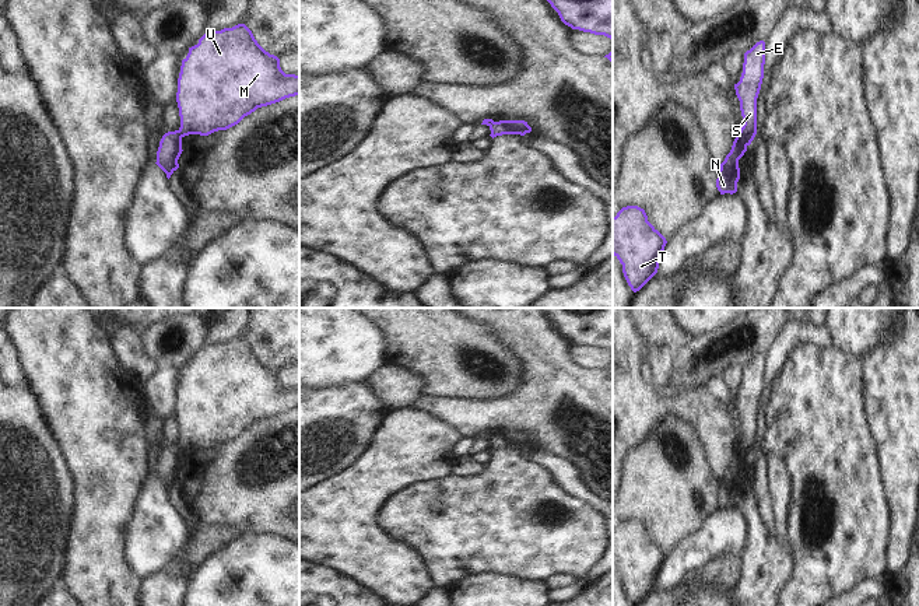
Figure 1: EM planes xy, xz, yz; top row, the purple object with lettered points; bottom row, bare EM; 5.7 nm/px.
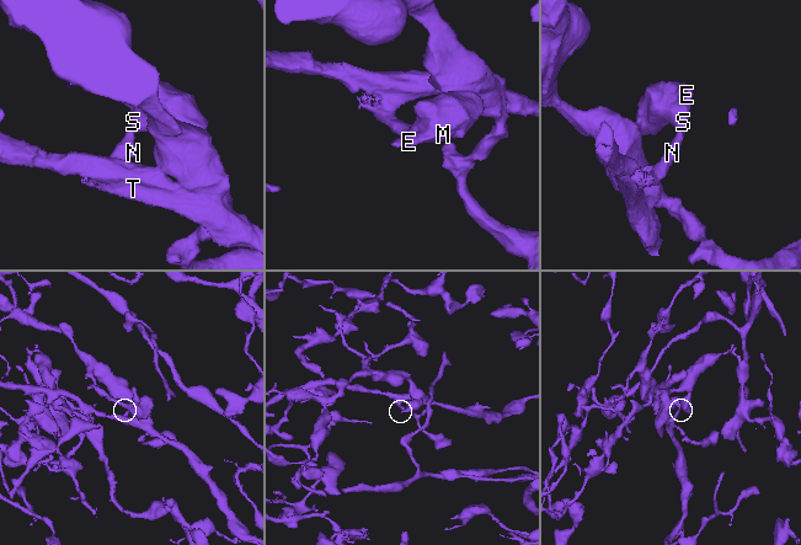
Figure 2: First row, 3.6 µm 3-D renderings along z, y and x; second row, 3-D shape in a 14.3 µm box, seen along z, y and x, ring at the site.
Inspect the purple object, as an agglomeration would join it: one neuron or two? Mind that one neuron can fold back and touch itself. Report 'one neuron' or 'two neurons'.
two neurons

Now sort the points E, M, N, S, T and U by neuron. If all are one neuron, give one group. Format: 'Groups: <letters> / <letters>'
Groups: E M S U / N T

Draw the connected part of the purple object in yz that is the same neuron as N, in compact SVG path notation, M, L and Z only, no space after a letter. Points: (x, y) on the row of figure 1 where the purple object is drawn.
M741 132L737 133L730 153L726 155L725 161L720 164L720 169L716 179L716 188L720 195L736 193L737 182L740 179L739 160L747 151L747 147L751 144Z

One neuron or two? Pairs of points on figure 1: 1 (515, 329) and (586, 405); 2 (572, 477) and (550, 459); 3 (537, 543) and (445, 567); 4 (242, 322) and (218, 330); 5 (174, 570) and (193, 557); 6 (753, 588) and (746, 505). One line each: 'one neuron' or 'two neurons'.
1: one neuron
2: one neuron
3: one neuron
4: one neuron
5: two neurons
6: one neuron

